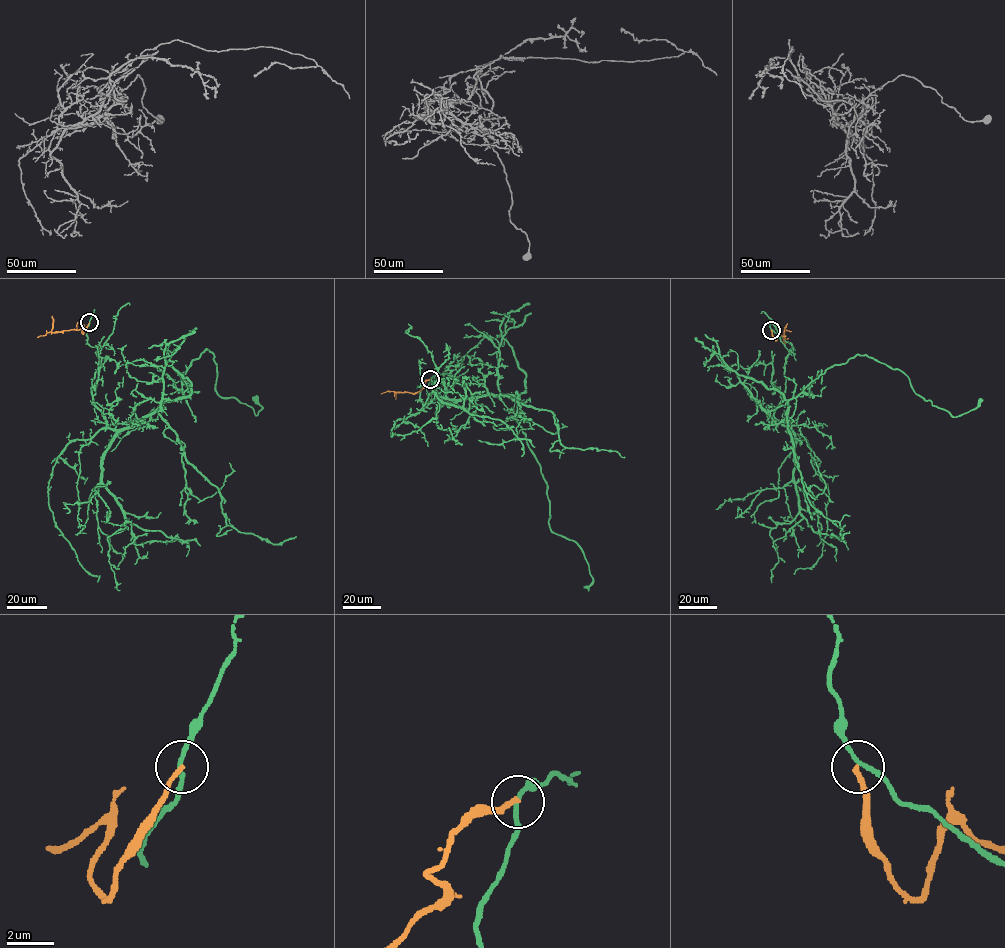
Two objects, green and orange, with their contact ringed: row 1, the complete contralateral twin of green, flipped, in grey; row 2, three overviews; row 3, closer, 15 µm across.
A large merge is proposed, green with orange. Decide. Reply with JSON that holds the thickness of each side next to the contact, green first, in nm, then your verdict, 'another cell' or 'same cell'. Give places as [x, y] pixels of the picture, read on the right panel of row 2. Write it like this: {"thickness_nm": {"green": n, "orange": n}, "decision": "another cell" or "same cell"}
{"thickness_nm": {"green": 170, "orange": 200}, "decision": "another cell"}

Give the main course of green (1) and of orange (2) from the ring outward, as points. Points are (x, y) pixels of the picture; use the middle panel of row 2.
1: (429, 379), (428, 401), (441, 381), (449, 398), (519, 398), (550, 529), (582, 550), (587, 589)
2: (429, 379), (414, 393), (388, 391), (381, 394)

